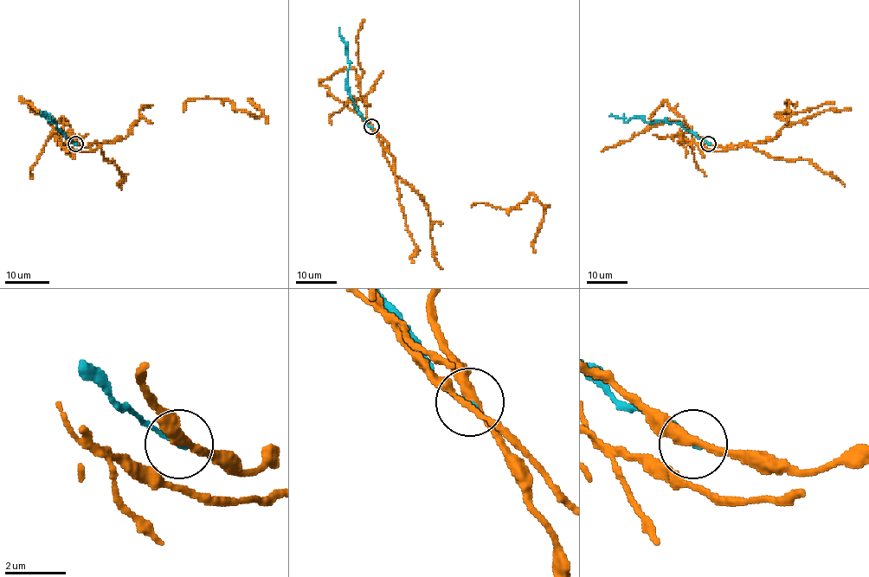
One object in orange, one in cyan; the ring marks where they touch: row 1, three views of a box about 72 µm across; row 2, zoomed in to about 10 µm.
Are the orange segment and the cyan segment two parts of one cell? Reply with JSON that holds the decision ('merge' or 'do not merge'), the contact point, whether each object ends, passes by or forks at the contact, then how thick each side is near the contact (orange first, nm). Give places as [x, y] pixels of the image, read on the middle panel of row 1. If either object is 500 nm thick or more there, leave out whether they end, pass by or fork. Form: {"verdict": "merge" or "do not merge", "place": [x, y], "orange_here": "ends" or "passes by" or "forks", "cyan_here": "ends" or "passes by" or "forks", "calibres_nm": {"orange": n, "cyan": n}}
{"verdict": "do not merge", "place": [371, 126], "orange_here": "passes by", "cyan_here": "ends", "calibres_nm": {"orange": 320, "cyan": 170}}

